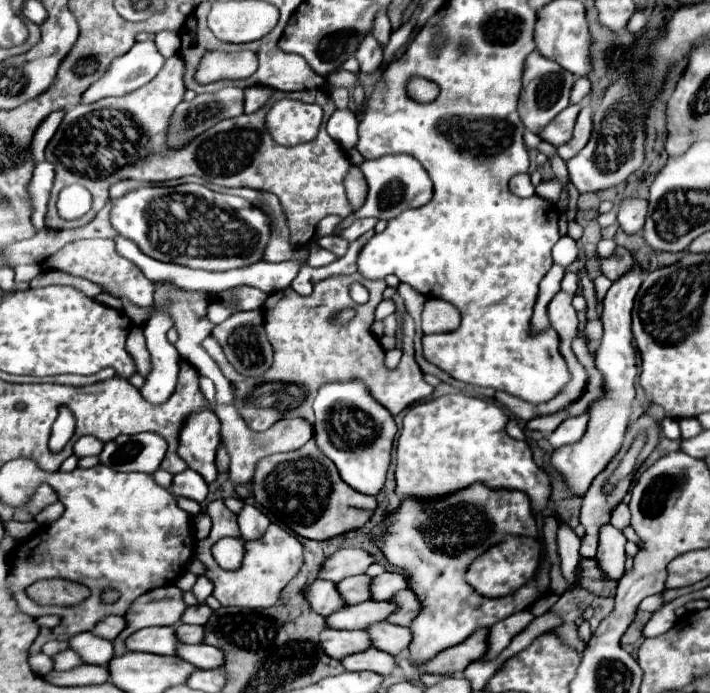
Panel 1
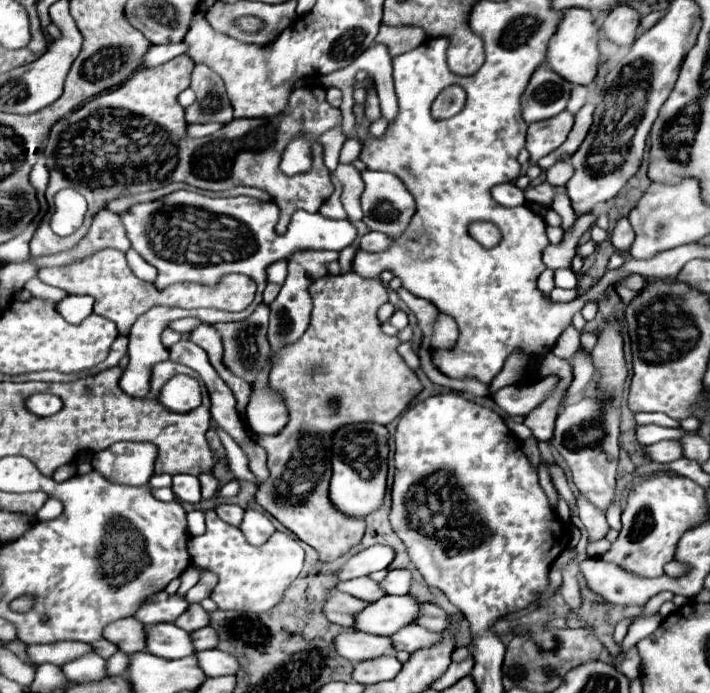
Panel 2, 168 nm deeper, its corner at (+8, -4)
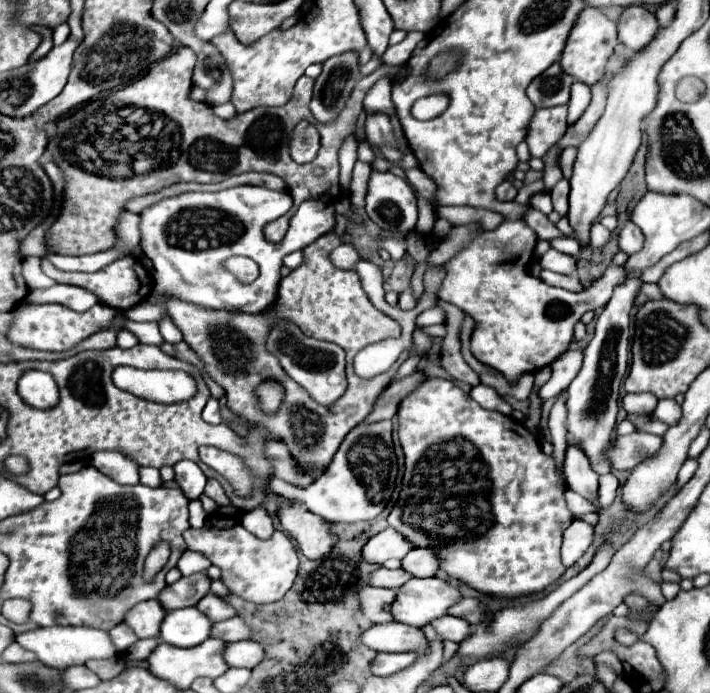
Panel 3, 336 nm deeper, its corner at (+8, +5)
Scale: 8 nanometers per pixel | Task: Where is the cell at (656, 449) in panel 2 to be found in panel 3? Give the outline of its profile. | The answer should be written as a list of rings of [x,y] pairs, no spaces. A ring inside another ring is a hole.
[[[647,432],[619,436],[609,448],[609,460],[615,470],[631,470],[663,446],[663,438]]]

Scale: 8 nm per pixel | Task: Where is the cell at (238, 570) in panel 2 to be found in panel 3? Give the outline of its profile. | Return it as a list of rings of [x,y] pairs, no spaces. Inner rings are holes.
[[[211,516],[203,528],[189,528],[187,532],[183,532],[183,538],[189,550],[205,554],[213,566],[221,568],[221,582],[227,586],[229,594],[239,596],[247,602],[277,602],[279,598],[283,598],[283,594],[291,588],[295,580],[299,564],[297,548],[295,542],[281,530],[275,530],[271,538],[261,540],[243,530],[243,526],[233,518]]]

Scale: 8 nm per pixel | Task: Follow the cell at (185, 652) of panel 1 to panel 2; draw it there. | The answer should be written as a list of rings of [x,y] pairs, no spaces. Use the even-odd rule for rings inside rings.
[[[211,649],[211,651],[199,651],[195,653],[199,659],[199,667],[207,677],[221,677],[221,675],[235,675],[239,671],[239,661],[235,655]]]

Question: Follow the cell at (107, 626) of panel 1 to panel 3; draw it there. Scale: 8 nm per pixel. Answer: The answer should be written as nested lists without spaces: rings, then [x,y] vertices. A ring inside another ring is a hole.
[[[155,600],[139,602],[125,614],[125,624],[137,634],[137,638],[159,636],[159,622],[163,620],[163,608]]]

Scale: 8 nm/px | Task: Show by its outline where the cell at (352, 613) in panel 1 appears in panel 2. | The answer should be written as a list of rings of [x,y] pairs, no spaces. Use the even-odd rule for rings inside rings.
[[[387,595],[355,615],[355,629],[373,635],[393,635],[419,619],[421,603],[413,595]]]

